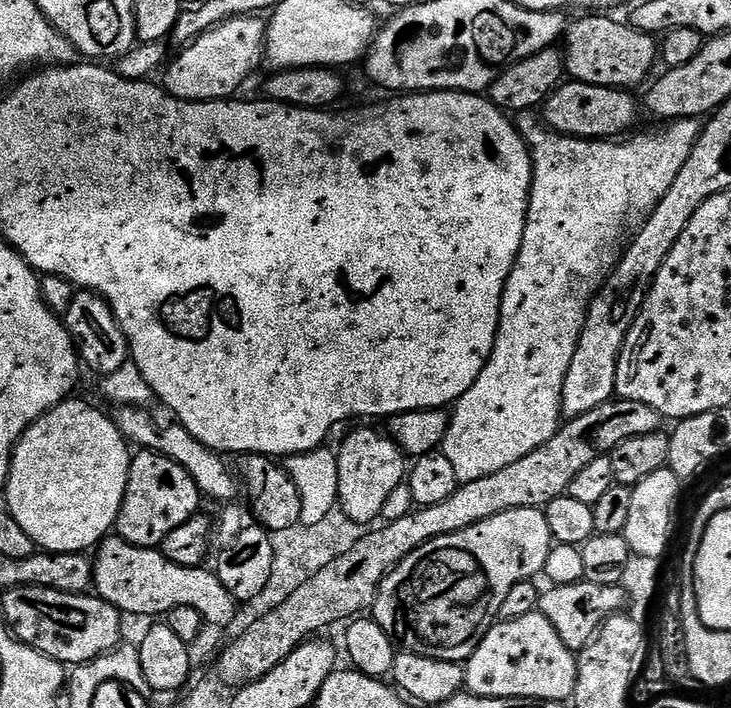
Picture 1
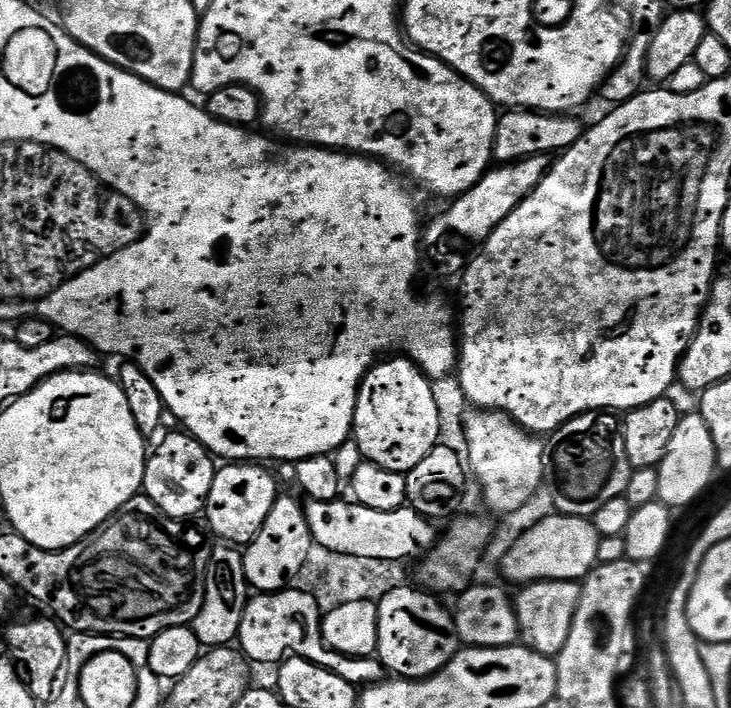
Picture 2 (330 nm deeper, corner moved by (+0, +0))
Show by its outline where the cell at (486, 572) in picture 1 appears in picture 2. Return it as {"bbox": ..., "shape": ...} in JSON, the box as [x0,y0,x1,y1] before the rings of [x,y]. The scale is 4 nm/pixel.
{"bbox":[502,514,600,586],"shape":[[[553,514],[538,521],[532,528],[527,528],[521,536],[517,538],[507,552],[504,553],[502,569],[504,576],[508,580],[513,580],[516,586],[537,580],[574,580],[583,581],[584,577],[596,567],[598,561],[598,542],[600,536],[596,532],[595,523],[591,519],[582,516],[566,516],[563,514]]]}

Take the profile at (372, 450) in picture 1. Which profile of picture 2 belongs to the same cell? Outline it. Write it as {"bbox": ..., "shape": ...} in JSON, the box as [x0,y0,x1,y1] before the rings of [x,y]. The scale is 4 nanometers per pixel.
{"bbox":[351,358,441,473],"shape":[[[407,358],[385,359],[378,362],[364,376],[360,384],[360,393],[356,399],[356,409],[352,419],[351,439],[356,441],[363,459],[369,464],[382,466],[382,470],[394,470],[407,473],[430,454],[437,444],[441,443],[440,436],[440,404],[436,401],[433,381],[423,372],[413,360]]]}

